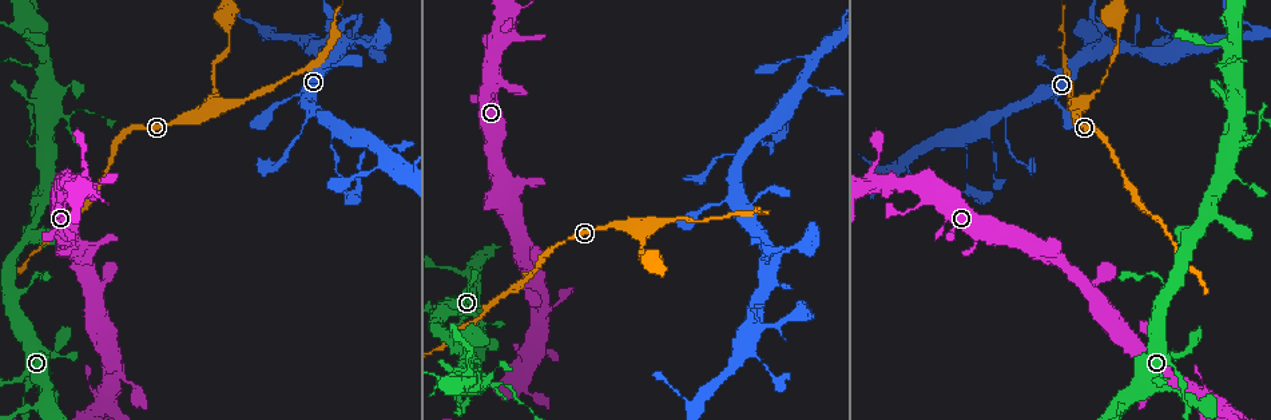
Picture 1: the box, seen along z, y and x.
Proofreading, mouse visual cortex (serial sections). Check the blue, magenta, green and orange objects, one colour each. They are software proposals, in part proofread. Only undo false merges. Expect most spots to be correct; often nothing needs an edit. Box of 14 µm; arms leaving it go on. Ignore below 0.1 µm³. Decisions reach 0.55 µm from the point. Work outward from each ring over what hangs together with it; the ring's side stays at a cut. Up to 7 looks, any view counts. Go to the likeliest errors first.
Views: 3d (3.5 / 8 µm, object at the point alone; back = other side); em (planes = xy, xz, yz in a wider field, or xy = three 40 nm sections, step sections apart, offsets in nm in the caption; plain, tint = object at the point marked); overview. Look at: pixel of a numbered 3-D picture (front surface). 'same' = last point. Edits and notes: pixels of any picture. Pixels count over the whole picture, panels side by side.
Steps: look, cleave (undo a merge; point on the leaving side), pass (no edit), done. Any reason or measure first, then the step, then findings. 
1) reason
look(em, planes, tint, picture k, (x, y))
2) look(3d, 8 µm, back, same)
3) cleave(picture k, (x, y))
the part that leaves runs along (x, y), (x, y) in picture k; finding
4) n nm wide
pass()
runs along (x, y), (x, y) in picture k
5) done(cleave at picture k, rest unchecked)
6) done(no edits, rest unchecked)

a narrow waist
look(3d, 3.5 µm, picture 1, (1182, 356))

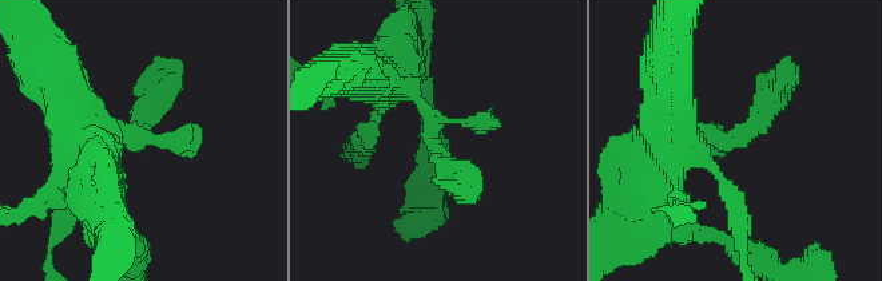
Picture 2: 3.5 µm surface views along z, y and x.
shape alone is not enough
look(em, planes, tint, picture 2, (432, 142))

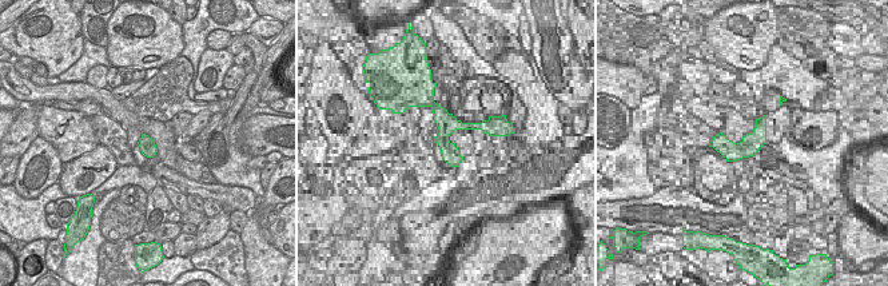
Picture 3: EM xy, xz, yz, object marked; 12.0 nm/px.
pass()
runs along (382, 72), (432, 117), (461, 192) in picture 2; one cell here

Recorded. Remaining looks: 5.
three-way junction
look(em, xy, step 2, tint, picture 1, (628, 224))

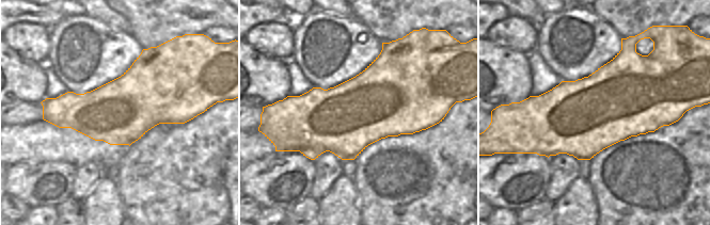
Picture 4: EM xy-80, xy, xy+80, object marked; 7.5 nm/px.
wider look
look(3d, 3.5 µm, same)

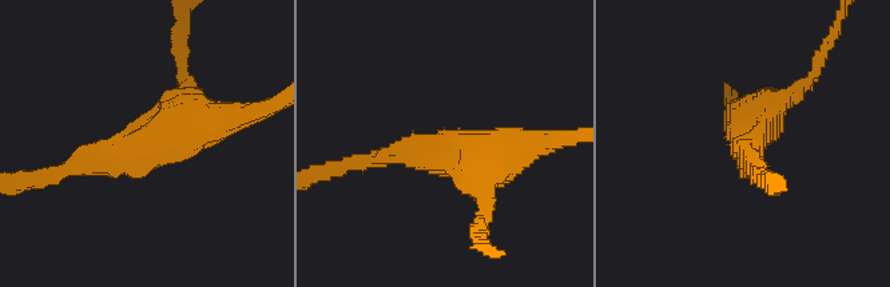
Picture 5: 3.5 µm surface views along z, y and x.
arms of 200, 250, 350 nm
pass()
runs along (82, 160), (165, 136), (185, 75) in picture 5; one cell here

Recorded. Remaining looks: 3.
thin neck
look(em, xy, step 1, tint, picture 1, (763, 242))

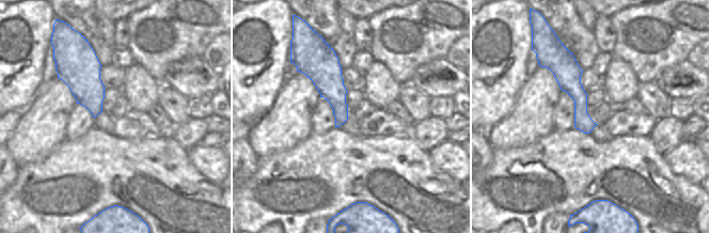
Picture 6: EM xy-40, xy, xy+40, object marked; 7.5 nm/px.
look(3d, 3.5 µm, same)

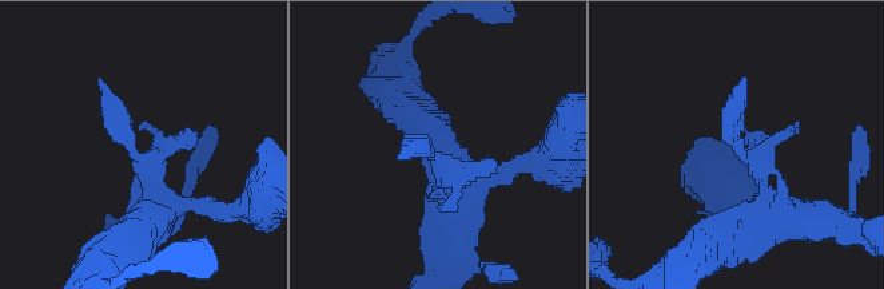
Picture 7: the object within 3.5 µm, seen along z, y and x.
190 nm wide
pass()
runs along (154, 221), (150, 163), (132, 151), (100, 86) in picture 7; one cell here

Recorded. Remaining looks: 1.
done(no edits, rest unchecked)

